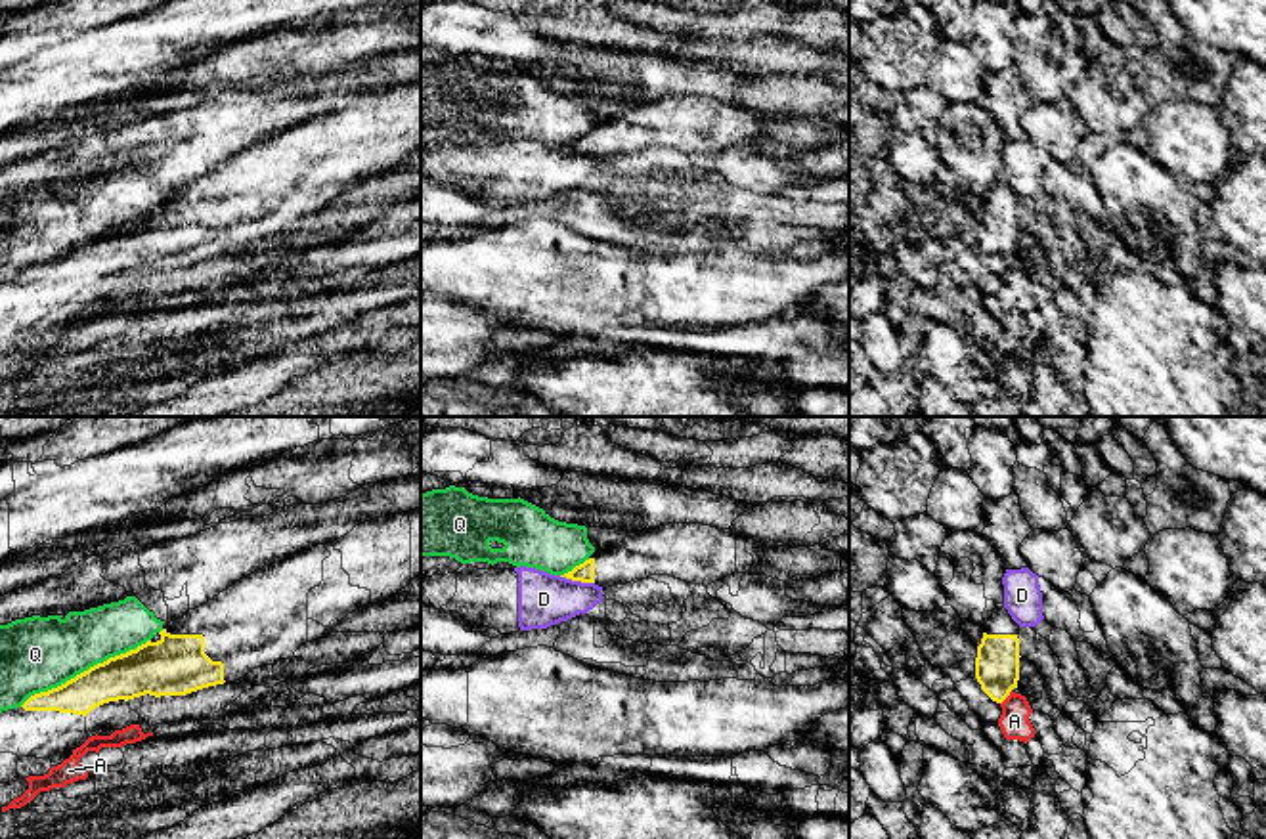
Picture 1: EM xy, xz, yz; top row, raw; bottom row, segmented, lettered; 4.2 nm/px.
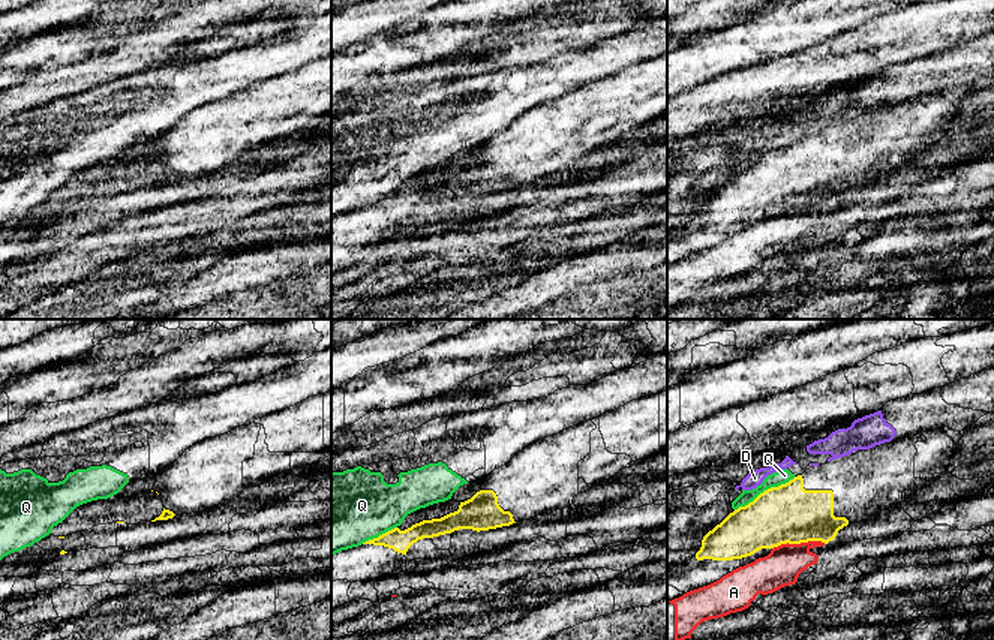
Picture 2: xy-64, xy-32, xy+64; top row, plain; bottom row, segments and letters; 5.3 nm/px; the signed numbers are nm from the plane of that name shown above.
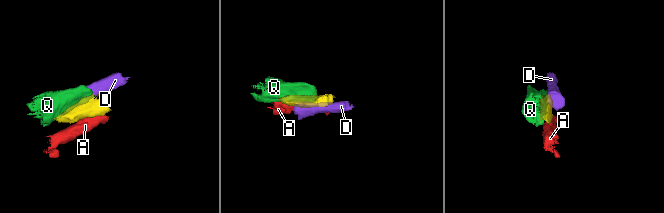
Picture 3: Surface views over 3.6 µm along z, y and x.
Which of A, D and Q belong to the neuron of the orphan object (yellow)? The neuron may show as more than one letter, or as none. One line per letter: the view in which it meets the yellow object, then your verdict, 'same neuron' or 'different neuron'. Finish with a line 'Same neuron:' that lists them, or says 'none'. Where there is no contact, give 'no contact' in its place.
A: meets yellow in yz; different neuron
D: meets yellow in xz; different neuron
Q: meets yellow in xy; different neuron
Same neuron: none

